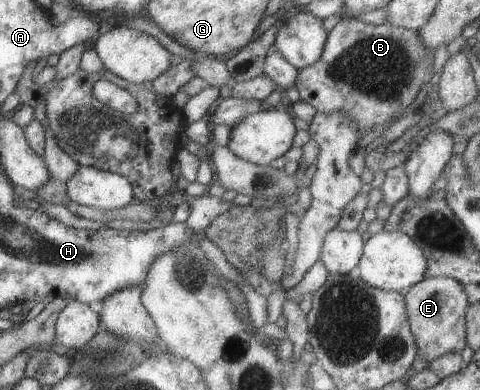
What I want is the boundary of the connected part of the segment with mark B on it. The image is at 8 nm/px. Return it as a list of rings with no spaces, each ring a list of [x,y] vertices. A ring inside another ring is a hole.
[[[340,18],[327,32],[322,52],[316,62],[297,69],[294,85],[300,100],[313,106],[316,111],[342,111],[357,126],[361,136],[364,136],[374,126],[389,121],[394,112],[397,115],[394,121],[414,112],[415,98],[419,97],[418,92],[421,92],[419,88],[431,77],[432,53],[427,53],[416,31],[395,27],[386,22],[383,25],[371,25],[356,19]]]

